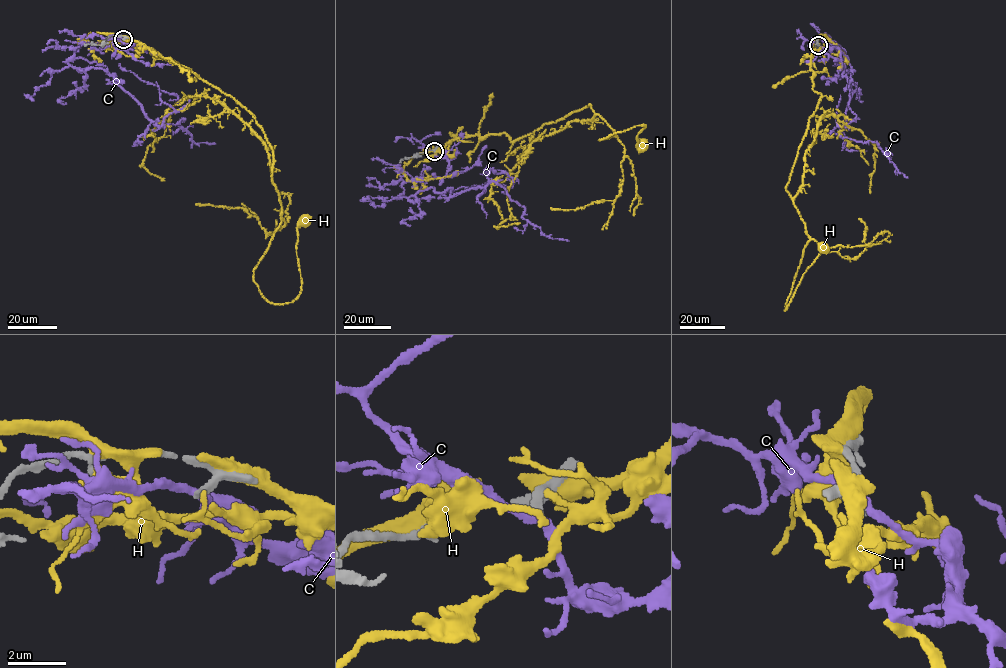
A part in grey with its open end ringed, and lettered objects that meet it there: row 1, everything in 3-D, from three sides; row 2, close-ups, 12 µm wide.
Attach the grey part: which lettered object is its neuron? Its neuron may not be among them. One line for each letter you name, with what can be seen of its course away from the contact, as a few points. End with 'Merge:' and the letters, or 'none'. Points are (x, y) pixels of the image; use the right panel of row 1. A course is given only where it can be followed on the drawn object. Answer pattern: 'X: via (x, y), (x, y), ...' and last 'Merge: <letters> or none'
Merge: none

